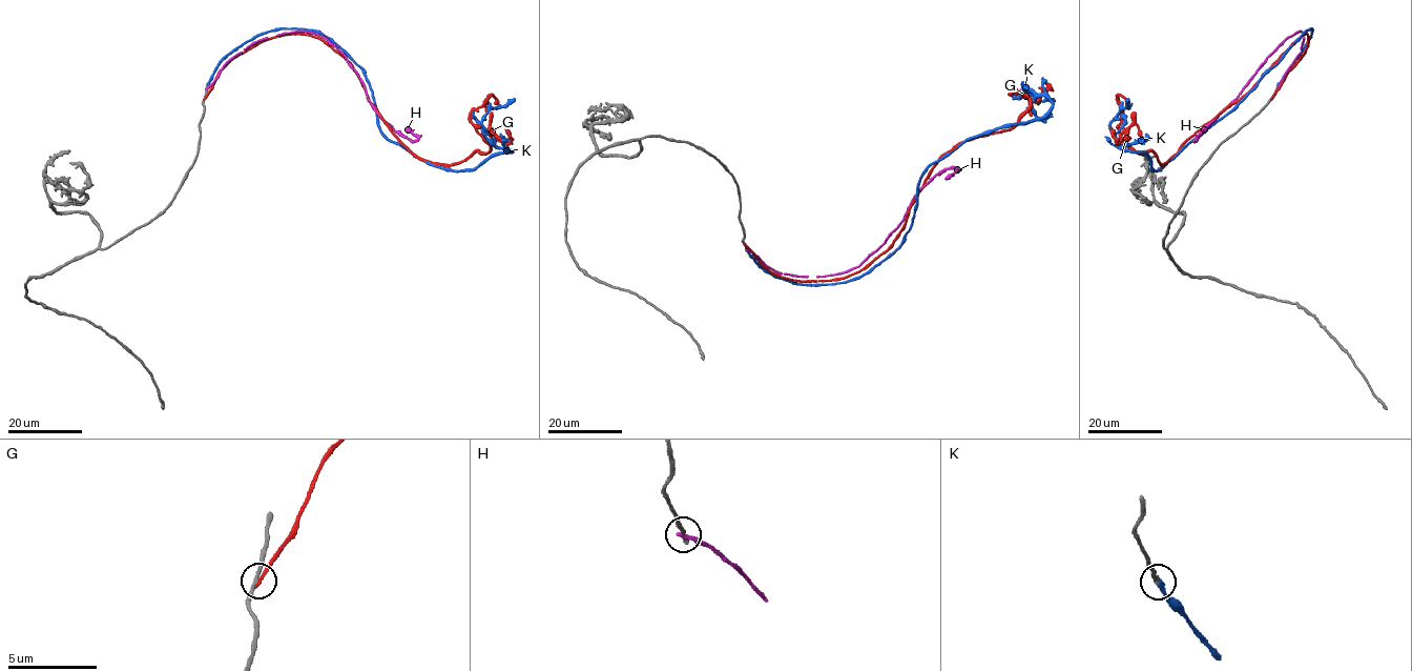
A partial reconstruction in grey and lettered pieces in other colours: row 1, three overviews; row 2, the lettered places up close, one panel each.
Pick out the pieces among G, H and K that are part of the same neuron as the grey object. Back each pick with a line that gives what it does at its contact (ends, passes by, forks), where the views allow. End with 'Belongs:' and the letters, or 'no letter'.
K: it ends
Belongs: K

